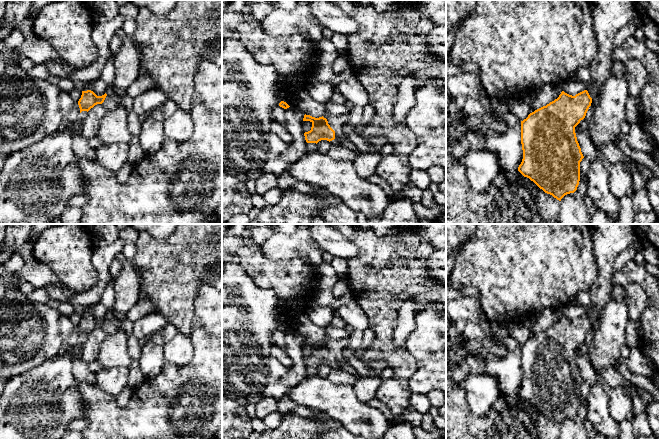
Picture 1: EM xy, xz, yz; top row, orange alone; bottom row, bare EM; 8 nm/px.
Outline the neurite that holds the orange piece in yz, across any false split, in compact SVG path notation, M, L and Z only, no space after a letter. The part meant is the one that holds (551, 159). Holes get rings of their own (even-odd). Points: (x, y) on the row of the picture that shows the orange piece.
M593 0L592 2L592 19L599 50L598 55L590 66L592 80L588 88L575 96L562 91L557 99L530 113L526 119L521 121L523 159L518 167L518 171L524 177L533 181L545 193L552 195L559 201L561 201L565 195L574 193L580 181L580 162L584 156L577 141L575 127L585 118L592 100L598 97L601 86L613 75L611 70L613 65L612 51L614 48L615 35L637 15L633 0Z

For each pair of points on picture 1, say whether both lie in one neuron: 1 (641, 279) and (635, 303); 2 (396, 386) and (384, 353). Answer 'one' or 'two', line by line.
1: two
2: one

